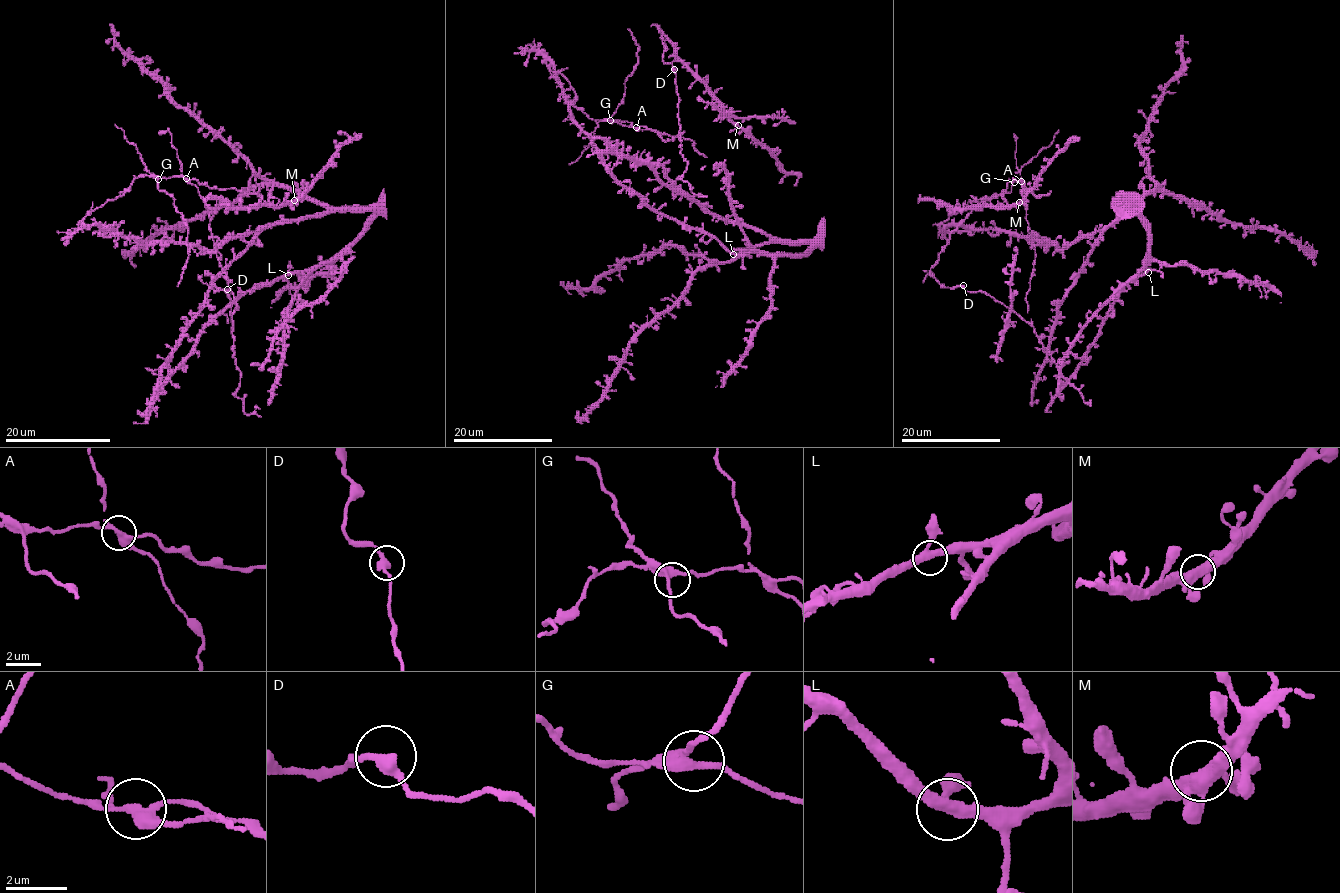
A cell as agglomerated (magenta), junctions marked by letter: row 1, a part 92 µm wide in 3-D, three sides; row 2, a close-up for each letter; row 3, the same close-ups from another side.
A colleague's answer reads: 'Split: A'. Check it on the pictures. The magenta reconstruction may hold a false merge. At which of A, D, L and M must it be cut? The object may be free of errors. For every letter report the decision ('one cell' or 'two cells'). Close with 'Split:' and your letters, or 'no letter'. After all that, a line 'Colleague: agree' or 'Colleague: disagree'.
A: two cells
D: one cell
L: one cell
M: one cell
Split: A
Colleague: agree

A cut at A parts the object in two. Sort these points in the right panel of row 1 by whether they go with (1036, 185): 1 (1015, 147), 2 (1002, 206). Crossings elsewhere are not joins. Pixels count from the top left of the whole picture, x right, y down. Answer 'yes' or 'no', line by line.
1: yes
2: yes

